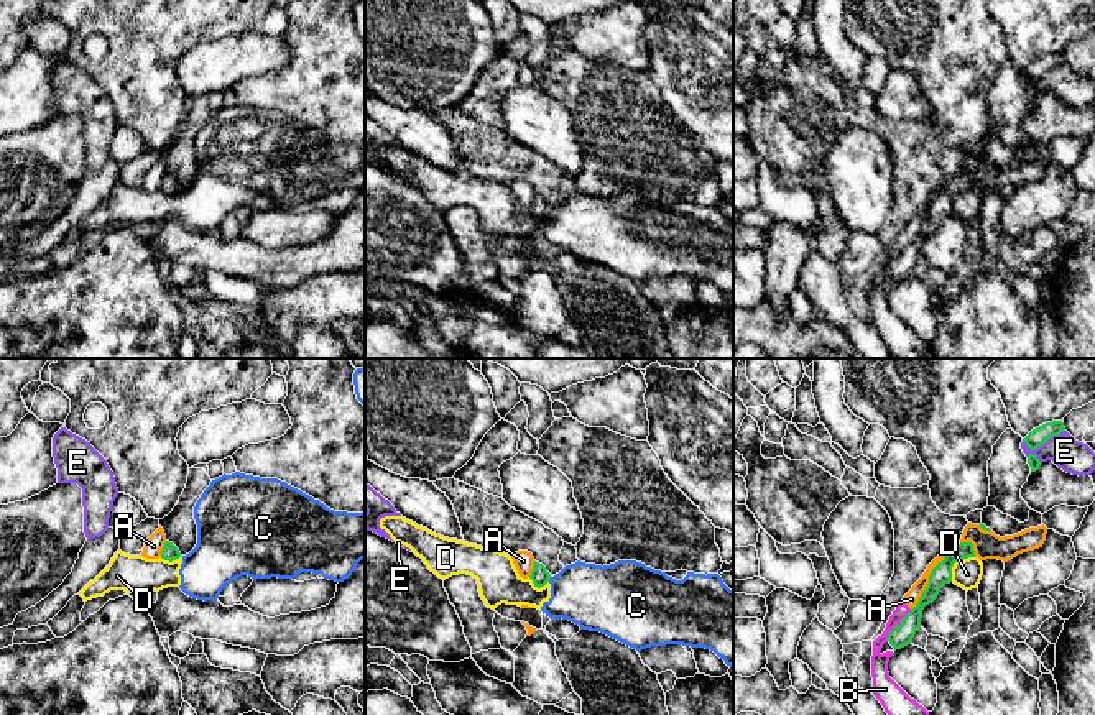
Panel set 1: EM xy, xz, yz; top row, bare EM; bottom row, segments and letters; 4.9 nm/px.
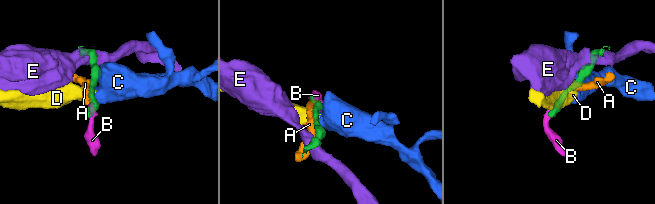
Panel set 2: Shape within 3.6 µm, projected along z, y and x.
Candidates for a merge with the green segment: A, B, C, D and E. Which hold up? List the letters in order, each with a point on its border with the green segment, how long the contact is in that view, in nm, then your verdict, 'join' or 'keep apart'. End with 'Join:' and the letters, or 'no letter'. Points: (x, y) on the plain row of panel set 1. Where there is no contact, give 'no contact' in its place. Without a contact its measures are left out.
A: yz (929, 214) | 340 nm | keep apart
B: yz (898, 257) | 200 nm | keep apart
C: xz (549, 211) | 30 nm | keep apart
D: yz (956, 193) | 170 nm | keep apart
E: yz (1044, 74) | 240 nm | keep apart
Join: no letter

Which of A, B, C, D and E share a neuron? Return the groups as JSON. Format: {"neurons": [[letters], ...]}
{"neurons": [["A", "B"], ["C", "D"], ["E"]]}

